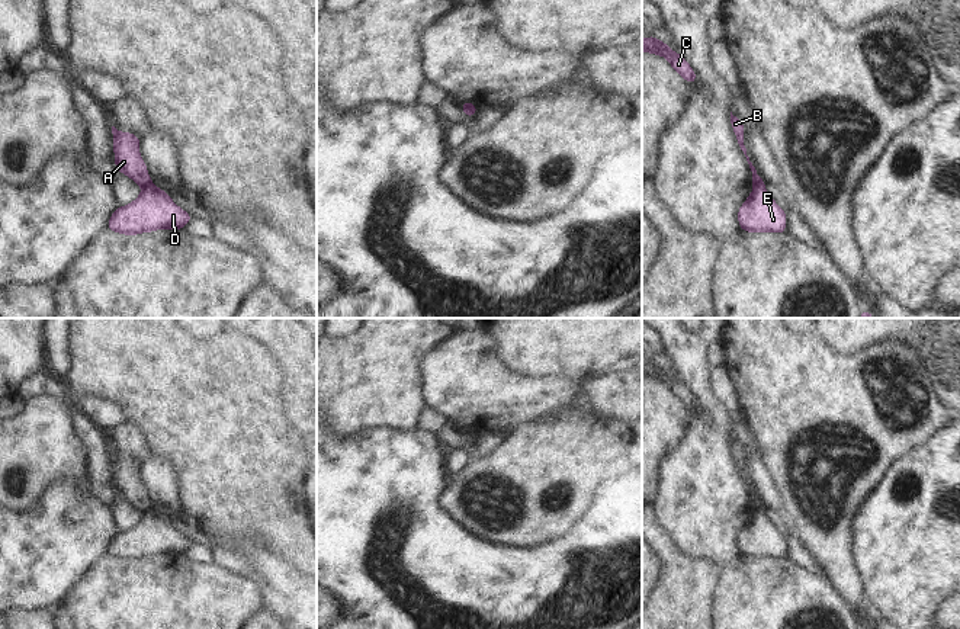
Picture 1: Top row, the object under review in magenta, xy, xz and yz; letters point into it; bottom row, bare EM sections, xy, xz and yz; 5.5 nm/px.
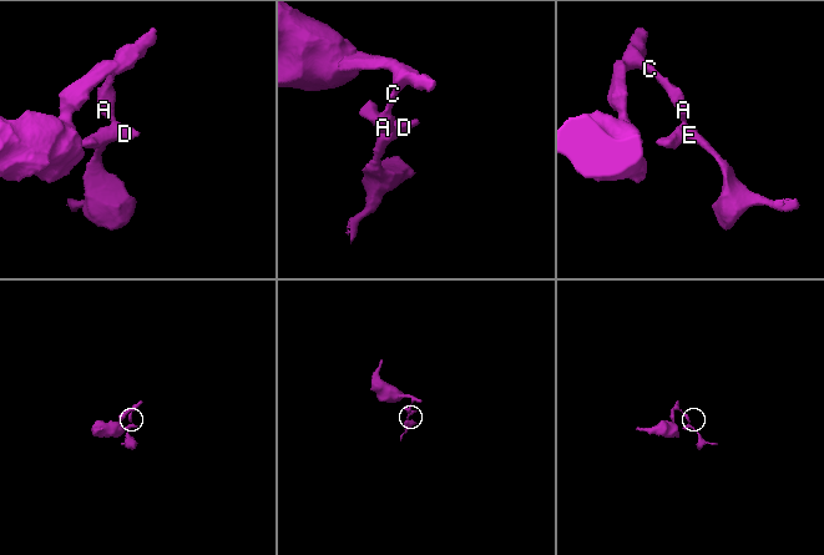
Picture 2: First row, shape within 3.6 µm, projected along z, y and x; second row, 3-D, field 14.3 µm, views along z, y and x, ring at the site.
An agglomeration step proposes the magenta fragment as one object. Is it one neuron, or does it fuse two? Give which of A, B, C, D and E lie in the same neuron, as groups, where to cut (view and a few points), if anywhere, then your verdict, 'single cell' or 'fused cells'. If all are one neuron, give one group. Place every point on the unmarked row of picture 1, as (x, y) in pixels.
A B C / D E | yz (763, 509), (754, 510) | fused cells

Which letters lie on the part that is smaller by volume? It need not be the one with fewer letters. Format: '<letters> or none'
D, E

